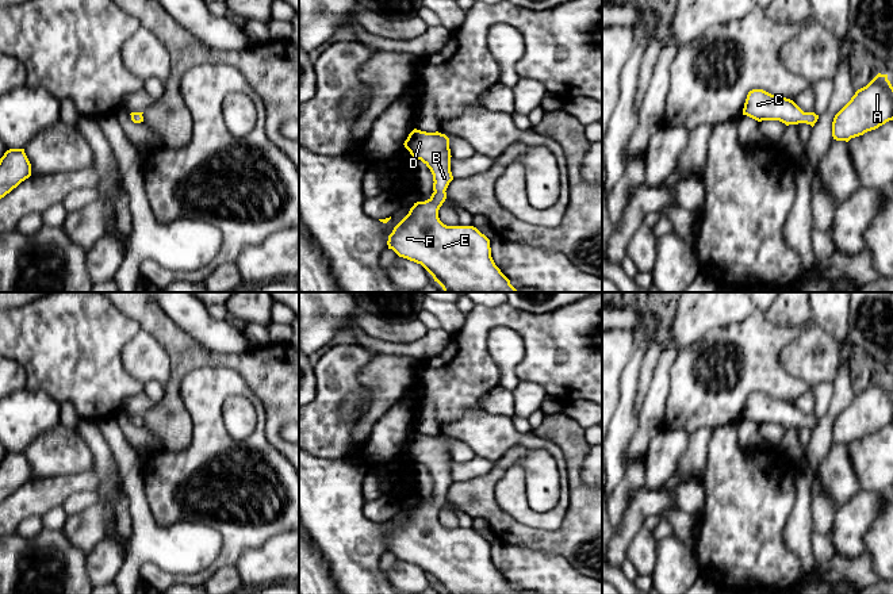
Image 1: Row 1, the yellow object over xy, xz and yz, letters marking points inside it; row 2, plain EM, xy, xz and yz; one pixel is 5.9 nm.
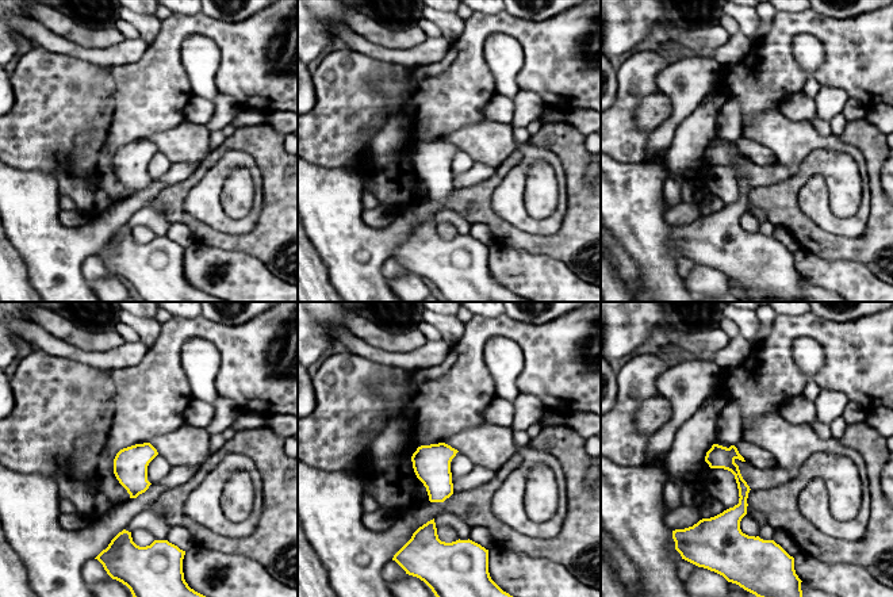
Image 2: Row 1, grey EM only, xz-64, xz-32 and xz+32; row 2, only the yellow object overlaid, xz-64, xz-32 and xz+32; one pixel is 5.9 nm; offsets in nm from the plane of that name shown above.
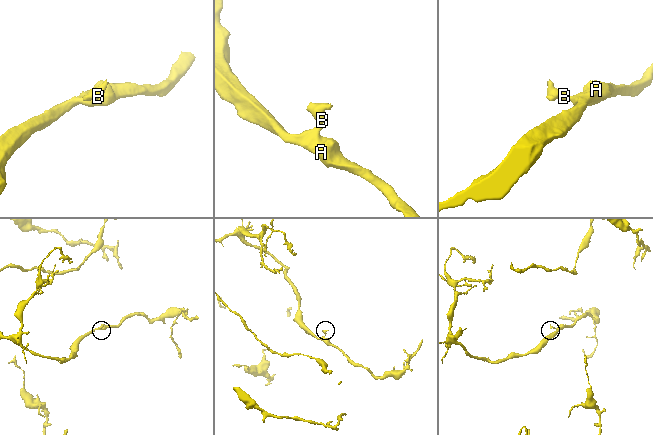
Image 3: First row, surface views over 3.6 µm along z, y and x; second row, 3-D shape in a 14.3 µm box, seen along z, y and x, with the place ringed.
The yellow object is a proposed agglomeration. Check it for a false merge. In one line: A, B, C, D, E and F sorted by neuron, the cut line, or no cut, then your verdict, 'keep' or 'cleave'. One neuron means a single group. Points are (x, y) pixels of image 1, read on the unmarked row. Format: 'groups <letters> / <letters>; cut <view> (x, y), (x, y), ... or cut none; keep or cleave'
groups A B C D E F; cut none; keep

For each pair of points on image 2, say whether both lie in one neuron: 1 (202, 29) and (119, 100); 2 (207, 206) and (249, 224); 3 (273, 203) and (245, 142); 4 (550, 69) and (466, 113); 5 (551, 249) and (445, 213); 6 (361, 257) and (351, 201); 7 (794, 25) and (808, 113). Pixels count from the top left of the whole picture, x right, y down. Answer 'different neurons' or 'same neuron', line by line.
1: same neuron
2: same neuron
3: same neuron
4: same neuron
5: different neurons
6: same neuron
7: different neurons

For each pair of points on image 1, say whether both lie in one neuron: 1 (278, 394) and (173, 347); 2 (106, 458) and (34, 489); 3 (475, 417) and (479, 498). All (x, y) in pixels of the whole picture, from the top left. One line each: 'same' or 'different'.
1: same
2: different
3: different

